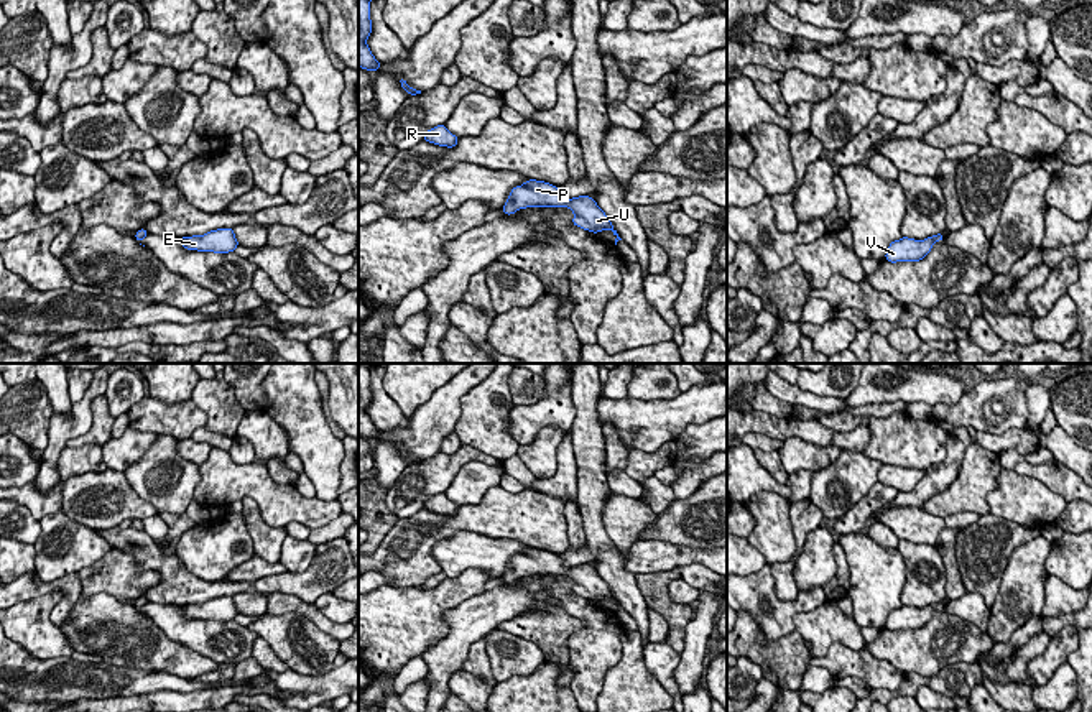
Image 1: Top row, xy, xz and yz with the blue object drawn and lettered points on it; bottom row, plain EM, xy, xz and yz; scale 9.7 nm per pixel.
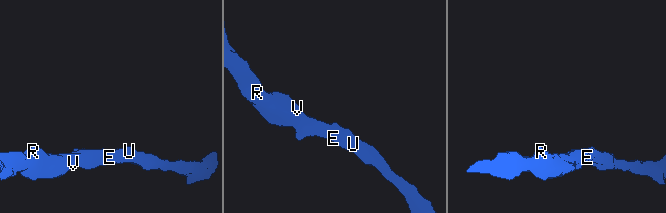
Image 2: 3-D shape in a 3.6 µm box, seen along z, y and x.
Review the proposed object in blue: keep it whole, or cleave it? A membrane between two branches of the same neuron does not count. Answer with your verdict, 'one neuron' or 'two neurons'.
one neuron

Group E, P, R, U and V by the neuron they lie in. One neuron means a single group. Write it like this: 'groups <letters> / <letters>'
groups E P R U V

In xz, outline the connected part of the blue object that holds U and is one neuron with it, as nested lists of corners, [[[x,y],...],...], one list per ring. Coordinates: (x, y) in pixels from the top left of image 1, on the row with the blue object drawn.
[[[530,179],[521,186],[516,186],[510,191],[510,196],[503,206],[505,215],[515,214],[520,209],[526,207],[567,207],[574,212],[572,224],[599,233],[600,230],[612,230],[615,245],[622,240],[613,229],[610,219],[597,206],[590,196],[579,196],[567,199],[558,186],[553,186],[544,181]]]

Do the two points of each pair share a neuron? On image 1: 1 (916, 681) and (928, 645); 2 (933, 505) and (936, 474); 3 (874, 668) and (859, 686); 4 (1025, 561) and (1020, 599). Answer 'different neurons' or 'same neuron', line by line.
1: different neurons
2: different neurons
3: different neurons
4: same neuron

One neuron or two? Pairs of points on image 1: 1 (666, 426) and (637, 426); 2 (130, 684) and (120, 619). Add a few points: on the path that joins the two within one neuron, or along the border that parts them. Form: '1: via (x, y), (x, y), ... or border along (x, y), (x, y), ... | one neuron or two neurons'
1: via (660, 426), (643, 426) | one neuron
2: border along (102, 660), (112, 665), (165, 671) | two neurons

